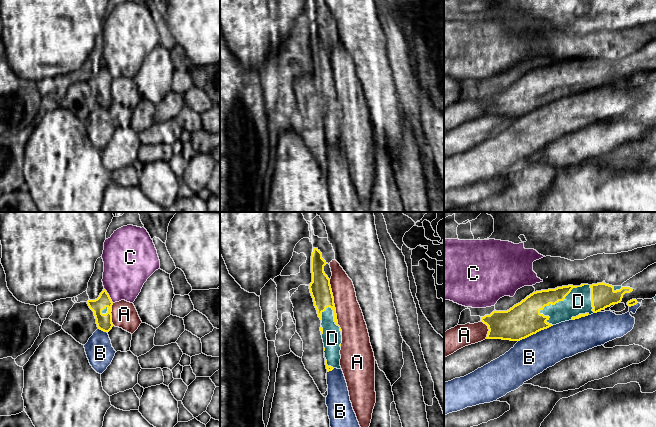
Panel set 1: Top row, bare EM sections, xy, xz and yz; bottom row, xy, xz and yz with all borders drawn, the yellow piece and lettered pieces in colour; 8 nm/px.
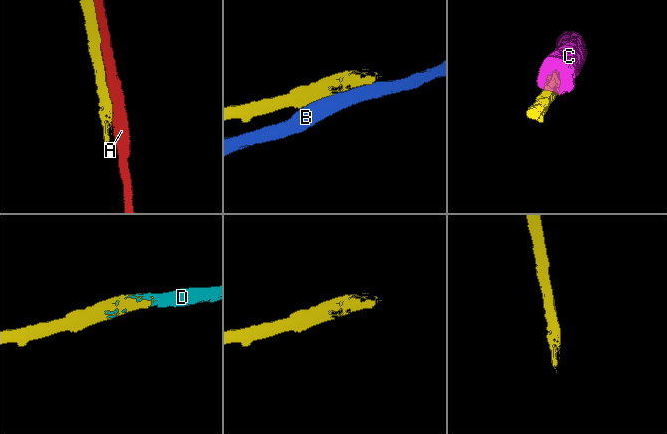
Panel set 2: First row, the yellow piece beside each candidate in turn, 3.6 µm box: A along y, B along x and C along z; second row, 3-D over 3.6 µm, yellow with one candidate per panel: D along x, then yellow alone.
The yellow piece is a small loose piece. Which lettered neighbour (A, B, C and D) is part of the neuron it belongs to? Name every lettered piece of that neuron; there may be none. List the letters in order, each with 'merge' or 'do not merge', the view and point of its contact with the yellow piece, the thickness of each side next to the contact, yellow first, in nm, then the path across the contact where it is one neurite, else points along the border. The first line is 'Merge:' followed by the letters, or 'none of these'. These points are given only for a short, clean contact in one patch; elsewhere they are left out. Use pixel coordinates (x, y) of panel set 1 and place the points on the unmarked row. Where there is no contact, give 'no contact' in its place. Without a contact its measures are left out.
Merge: D
A: do not merge | xz (334, 83) | 170/220 nm
B: do not merge | yz (535, 109) | 280/300 nm
C: do not merge | xy (108, 71) | 130/360 nm
D: merge | yz (563, 75) | 150/200 nm

